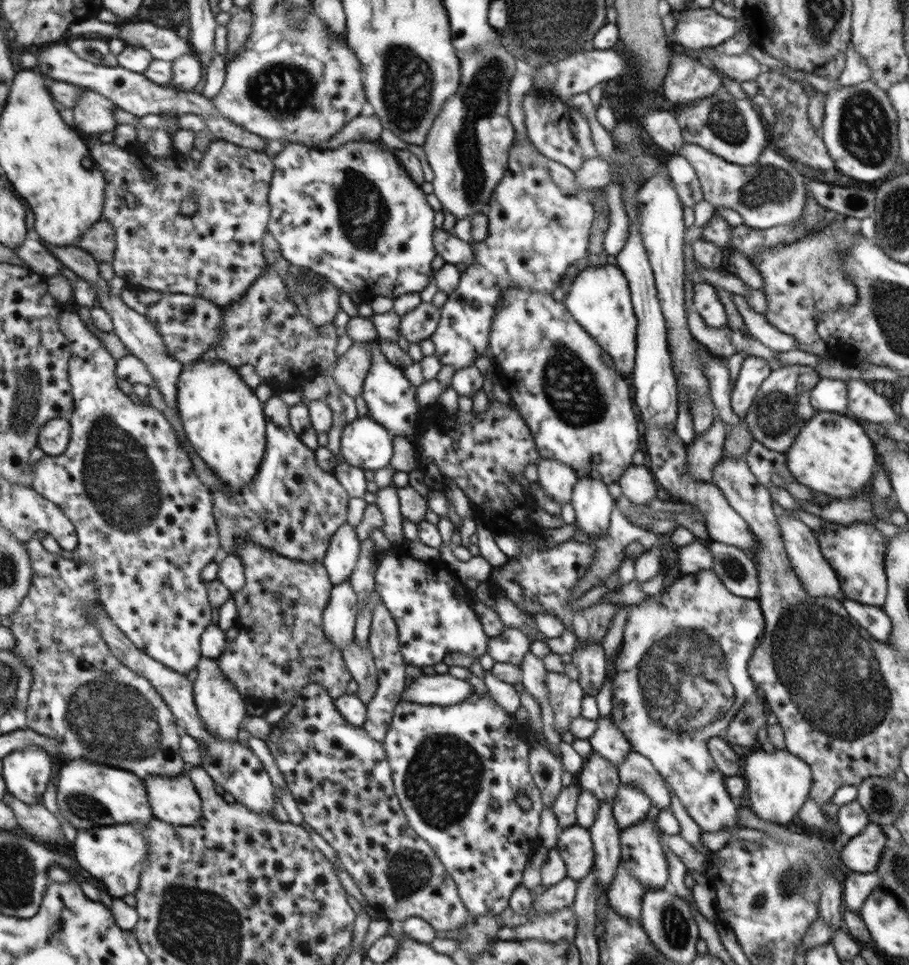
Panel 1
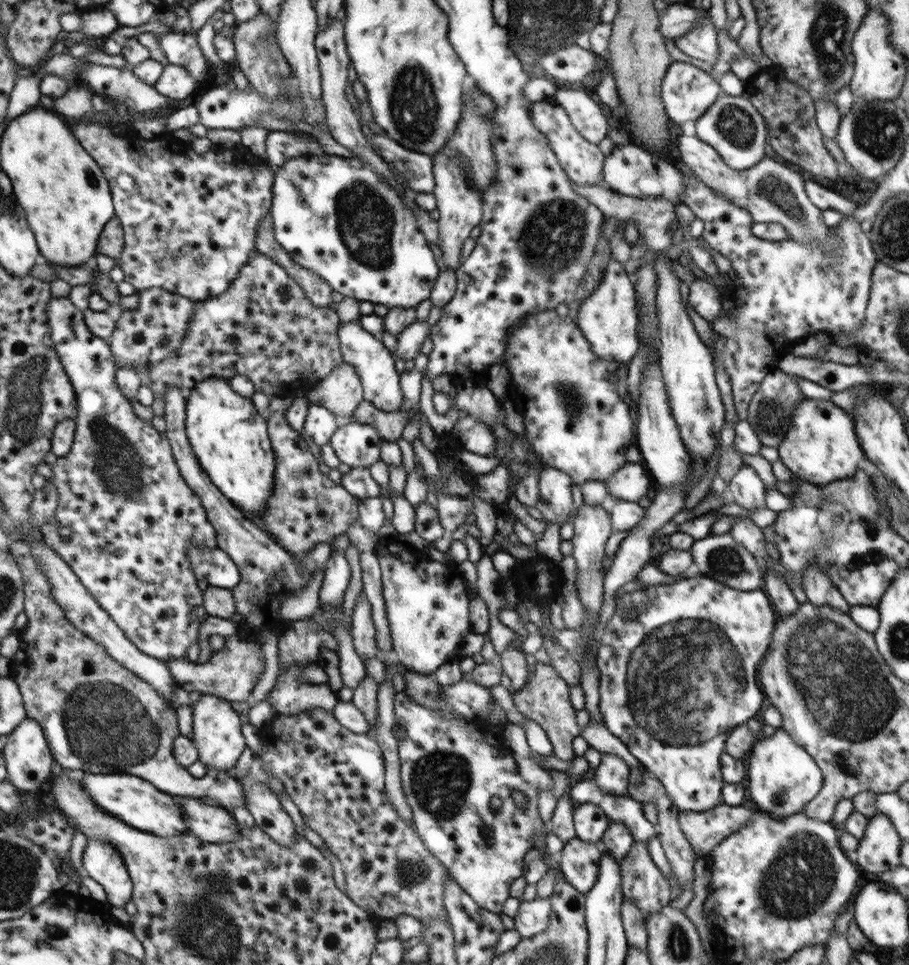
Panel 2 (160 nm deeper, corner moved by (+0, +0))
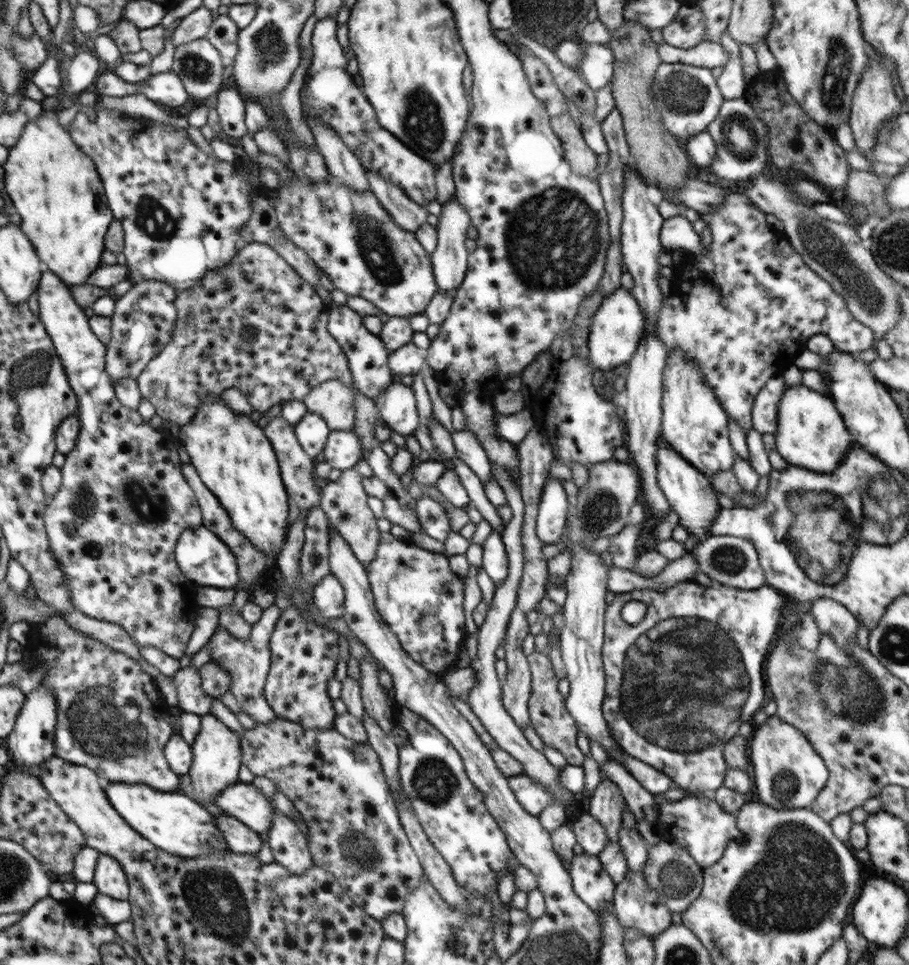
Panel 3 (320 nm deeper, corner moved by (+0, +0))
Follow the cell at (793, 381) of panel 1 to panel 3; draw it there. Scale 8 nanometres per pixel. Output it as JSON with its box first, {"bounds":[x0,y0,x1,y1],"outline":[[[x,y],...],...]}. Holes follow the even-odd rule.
{"bounds":[751,374,788,435],"outline":[[[782,374],[769,378],[755,396],[751,410],[753,429],[762,435],[773,434],[777,429],[777,410],[782,393],[788,388]]]}

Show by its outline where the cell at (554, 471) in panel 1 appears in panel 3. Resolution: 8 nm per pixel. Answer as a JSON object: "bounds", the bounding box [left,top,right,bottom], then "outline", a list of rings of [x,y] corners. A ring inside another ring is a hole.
{"bounds":[535,478,570,545],"outline":[[[548,478],[538,506],[535,532],[544,545],[557,544],[562,540],[569,508],[570,502],[562,480]]]}

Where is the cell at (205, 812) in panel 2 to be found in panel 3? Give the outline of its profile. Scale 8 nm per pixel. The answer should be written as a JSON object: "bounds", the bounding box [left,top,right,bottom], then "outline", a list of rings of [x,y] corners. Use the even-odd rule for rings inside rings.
{"bounds":[215,815,262,854],"outline":[[[230,815],[216,816],[215,819],[231,852],[238,854],[257,854],[260,852],[262,840],[257,832]]]}

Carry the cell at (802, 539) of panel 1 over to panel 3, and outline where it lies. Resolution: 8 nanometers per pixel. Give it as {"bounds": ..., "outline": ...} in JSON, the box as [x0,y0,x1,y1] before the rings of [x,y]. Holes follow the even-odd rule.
{"bounds":[811,599,860,648],"outline":[[[816,599],[811,614],[821,632],[829,634],[840,648],[847,648],[860,627],[855,616],[834,599]]]}

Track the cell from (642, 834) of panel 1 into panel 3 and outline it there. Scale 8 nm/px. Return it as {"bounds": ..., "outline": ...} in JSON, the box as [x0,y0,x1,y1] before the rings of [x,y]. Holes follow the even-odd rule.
{"bounds":[613,870,672,940],"outline":[[[642,870],[628,872],[625,879],[616,885],[613,909],[620,926],[636,929],[650,940],[666,931],[672,923],[672,912],[649,886]]]}

